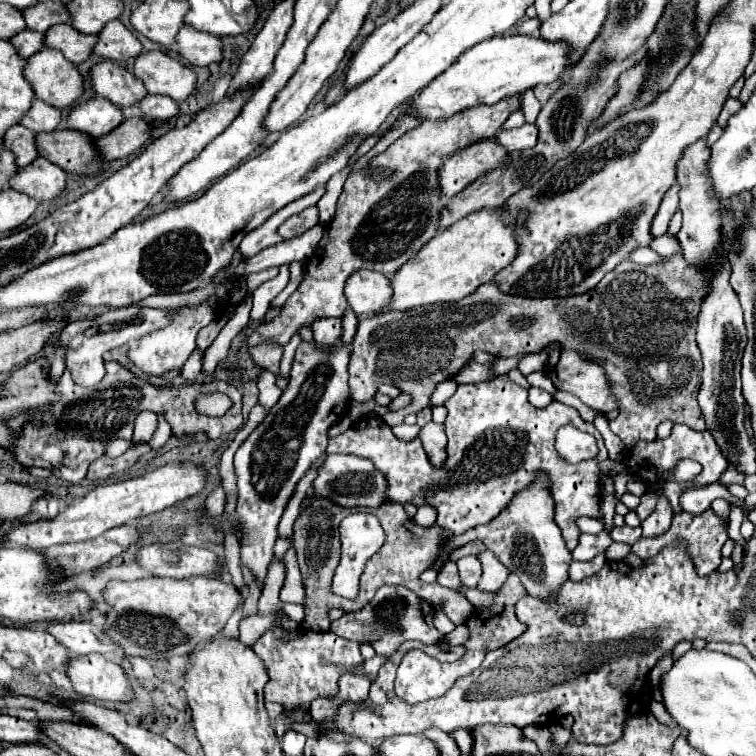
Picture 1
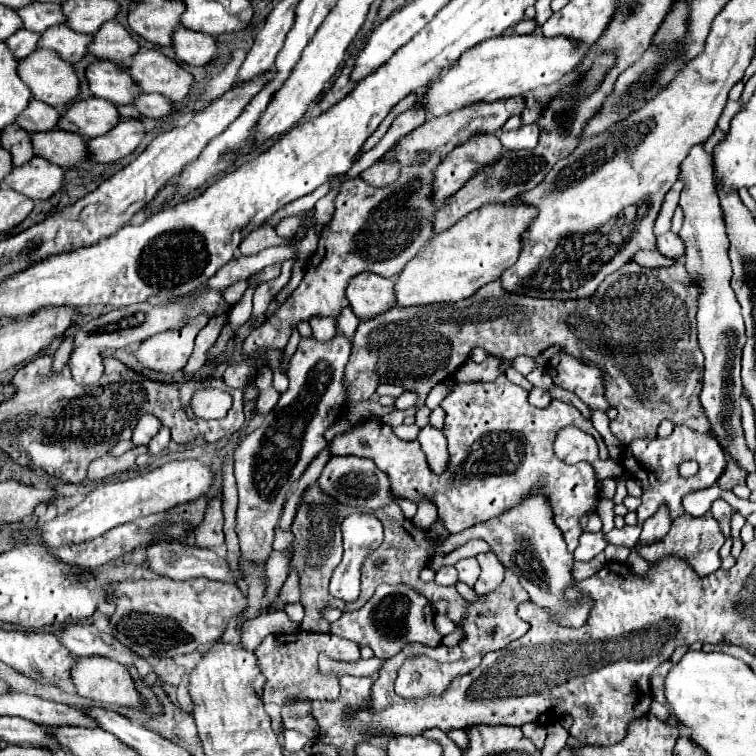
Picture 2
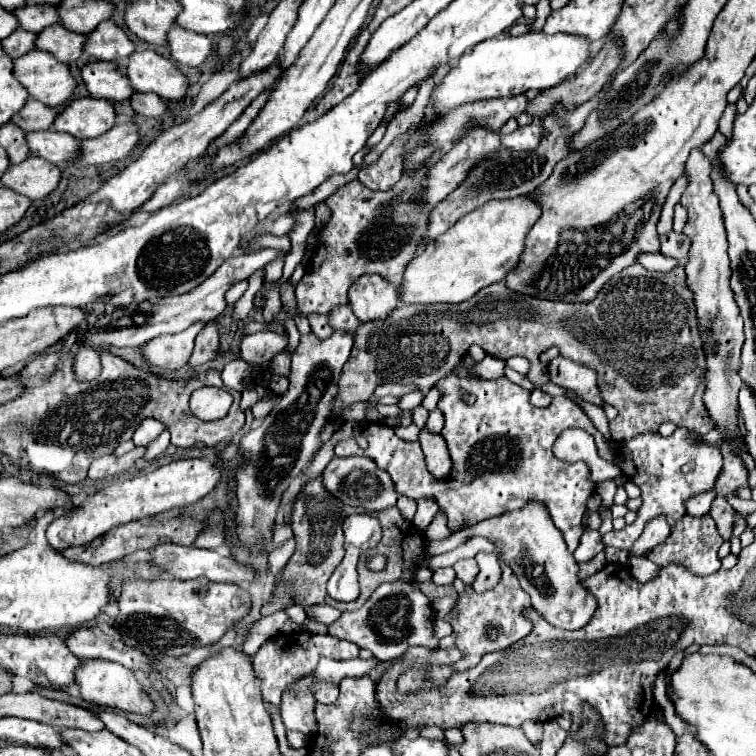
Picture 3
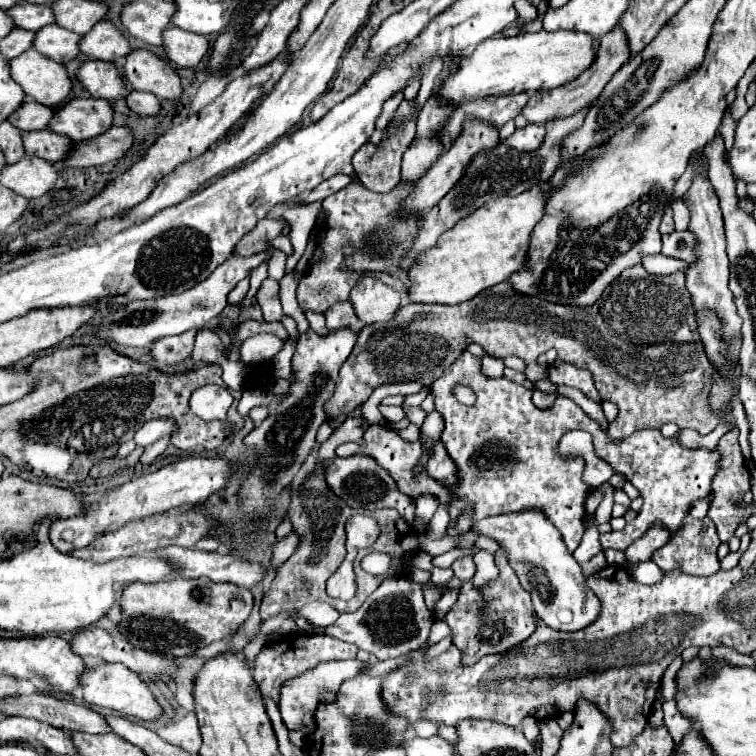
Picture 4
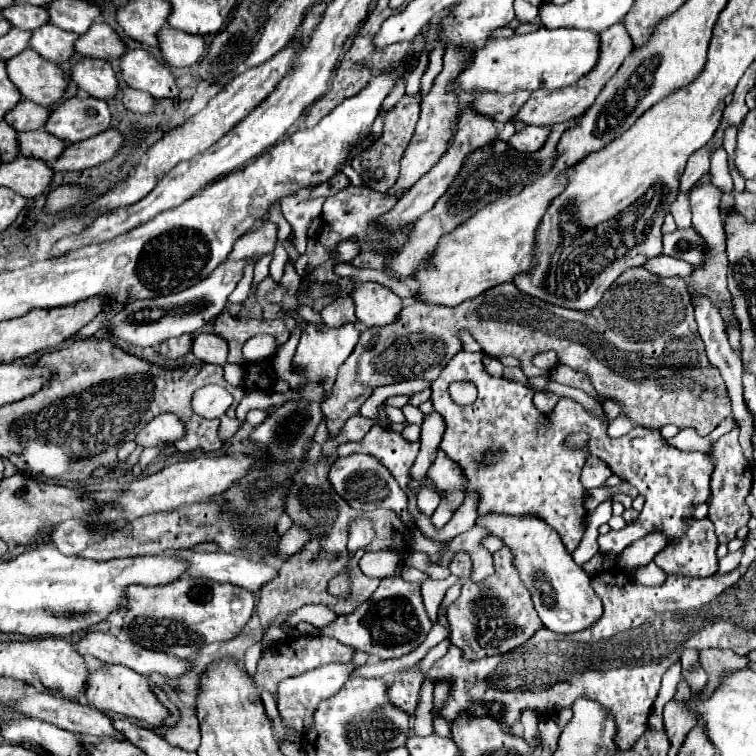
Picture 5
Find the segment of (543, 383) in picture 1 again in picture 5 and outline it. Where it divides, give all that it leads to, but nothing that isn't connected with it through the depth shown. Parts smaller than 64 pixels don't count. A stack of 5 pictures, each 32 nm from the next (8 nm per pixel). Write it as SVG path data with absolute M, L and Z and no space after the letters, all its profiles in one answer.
M628 268L614 280L614 284L604 294L604 300L600 300L600 308L596 308L592 316L584 316L584 312L572 312L554 304L544 304L542 300L536 300L520 292L514 282L490 288L488 292L482 292L480 296L466 300L456 308L436 306L430 302L408 304L402 310L400 320L396 320L396 324L390 324L388 328L368 328L366 332L362 332L352 356L340 366L332 394L328 400L324 400L322 406L328 426L328 438L336 438L340 434L348 418L356 416L356 412L360 410L360 406L372 394L374 388L412 378L436 380L444 364L448 364L448 360L462 348L456 338L456 332L460 328L468 330L474 336L474 340L482 346L484 354L494 358L496 356L518 358L520 368L527 378L546 377L549 374L547 370L539 369L532 363L532 356L544 350L554 350L562 364L578 372L584 372L598 394L606 394L608 398L614 398L620 404L624 404L626 414L618 416L608 426L610 436L622 436L624 432L630 432L634 426L660 430L666 424L674 424L680 430L694 428L700 436L708 436L724 418L732 414L720 370L710 364L704 350L704 342L698 336L694 308L688 298L684 280L682 278L660 280L660 276L648 272L646 268Z

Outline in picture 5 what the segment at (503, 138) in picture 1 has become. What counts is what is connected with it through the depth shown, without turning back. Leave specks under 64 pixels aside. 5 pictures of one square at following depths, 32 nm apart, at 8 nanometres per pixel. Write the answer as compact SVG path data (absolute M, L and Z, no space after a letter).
M526 126L522 132L516 132L508 144L514 146L518 152L532 154L532 152L538 152L544 146L548 136L550 136L550 128Z

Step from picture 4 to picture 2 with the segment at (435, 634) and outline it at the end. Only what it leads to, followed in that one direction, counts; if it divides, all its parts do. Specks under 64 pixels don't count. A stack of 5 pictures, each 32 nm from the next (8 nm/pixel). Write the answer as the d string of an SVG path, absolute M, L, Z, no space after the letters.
M440 614L434 618L434 626L436 626L436 630L438 630L440 636L448 636L448 634L454 632L454 628L456 628L454 622L448 620L448 616L440 616Z

